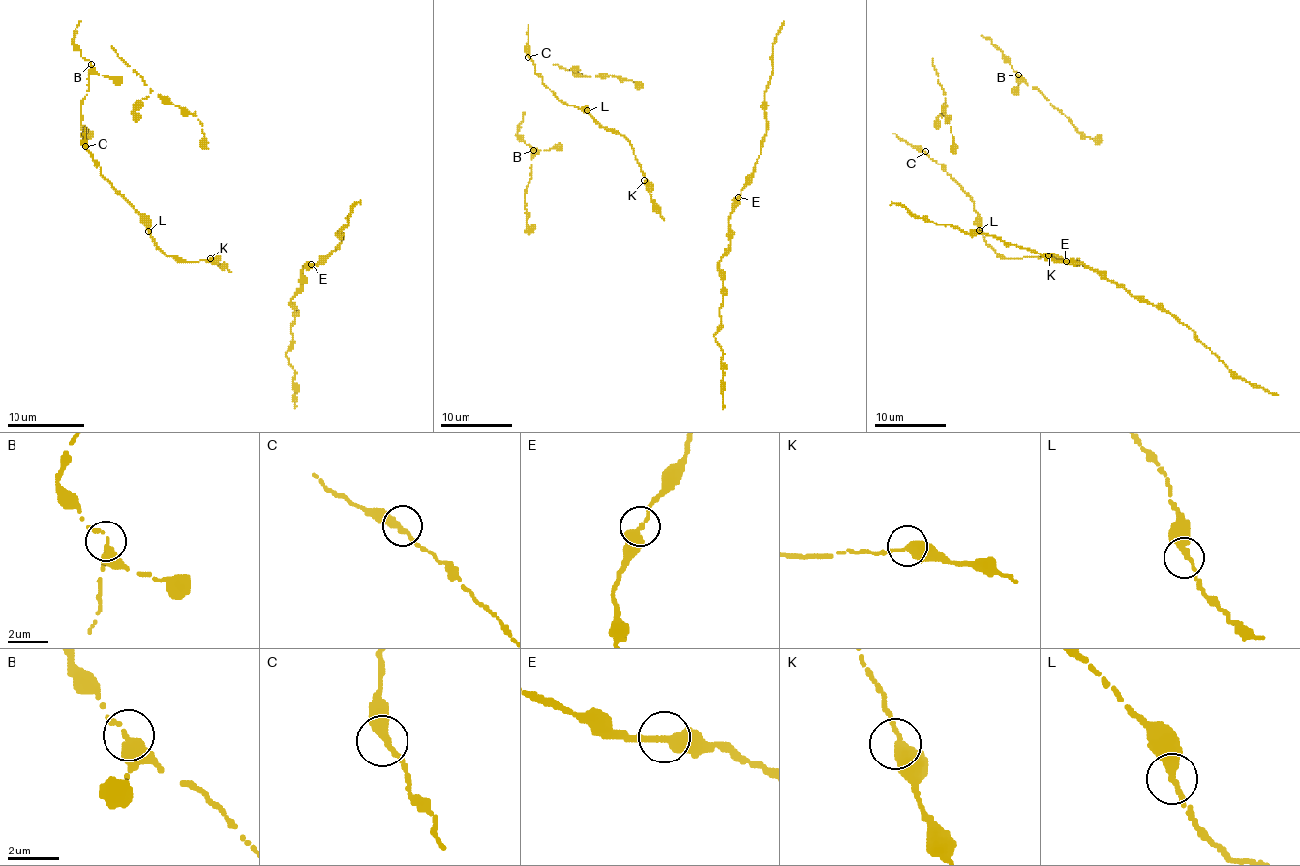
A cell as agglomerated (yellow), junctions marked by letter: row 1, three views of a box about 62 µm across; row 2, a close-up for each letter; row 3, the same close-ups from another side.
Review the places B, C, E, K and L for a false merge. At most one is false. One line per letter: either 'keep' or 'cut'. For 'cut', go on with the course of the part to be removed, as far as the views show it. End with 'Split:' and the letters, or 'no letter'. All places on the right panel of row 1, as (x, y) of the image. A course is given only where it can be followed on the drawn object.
B: keep
C: keep
E: keep
K: keep
L: keep
Split: no letter

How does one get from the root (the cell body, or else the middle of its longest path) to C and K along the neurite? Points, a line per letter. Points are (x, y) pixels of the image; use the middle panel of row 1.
C: (576, 107), (563, 104), (542, 82), (542, 76), (535, 72), (535, 64), (528, 57)
K: (576, 107), (584, 109), (605, 129), (618, 131), (630, 143), (644, 180)

